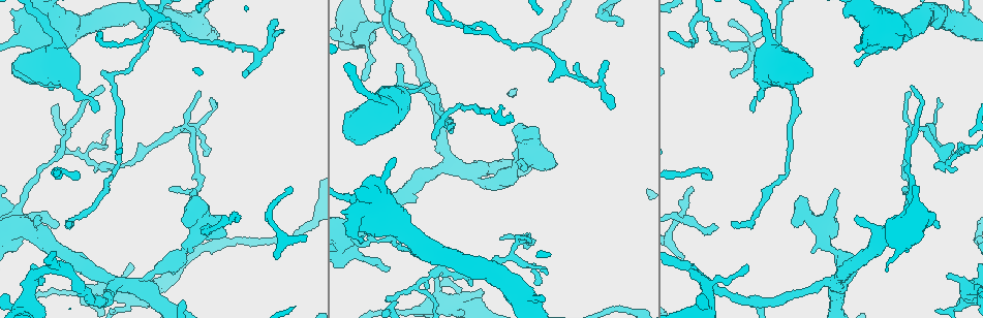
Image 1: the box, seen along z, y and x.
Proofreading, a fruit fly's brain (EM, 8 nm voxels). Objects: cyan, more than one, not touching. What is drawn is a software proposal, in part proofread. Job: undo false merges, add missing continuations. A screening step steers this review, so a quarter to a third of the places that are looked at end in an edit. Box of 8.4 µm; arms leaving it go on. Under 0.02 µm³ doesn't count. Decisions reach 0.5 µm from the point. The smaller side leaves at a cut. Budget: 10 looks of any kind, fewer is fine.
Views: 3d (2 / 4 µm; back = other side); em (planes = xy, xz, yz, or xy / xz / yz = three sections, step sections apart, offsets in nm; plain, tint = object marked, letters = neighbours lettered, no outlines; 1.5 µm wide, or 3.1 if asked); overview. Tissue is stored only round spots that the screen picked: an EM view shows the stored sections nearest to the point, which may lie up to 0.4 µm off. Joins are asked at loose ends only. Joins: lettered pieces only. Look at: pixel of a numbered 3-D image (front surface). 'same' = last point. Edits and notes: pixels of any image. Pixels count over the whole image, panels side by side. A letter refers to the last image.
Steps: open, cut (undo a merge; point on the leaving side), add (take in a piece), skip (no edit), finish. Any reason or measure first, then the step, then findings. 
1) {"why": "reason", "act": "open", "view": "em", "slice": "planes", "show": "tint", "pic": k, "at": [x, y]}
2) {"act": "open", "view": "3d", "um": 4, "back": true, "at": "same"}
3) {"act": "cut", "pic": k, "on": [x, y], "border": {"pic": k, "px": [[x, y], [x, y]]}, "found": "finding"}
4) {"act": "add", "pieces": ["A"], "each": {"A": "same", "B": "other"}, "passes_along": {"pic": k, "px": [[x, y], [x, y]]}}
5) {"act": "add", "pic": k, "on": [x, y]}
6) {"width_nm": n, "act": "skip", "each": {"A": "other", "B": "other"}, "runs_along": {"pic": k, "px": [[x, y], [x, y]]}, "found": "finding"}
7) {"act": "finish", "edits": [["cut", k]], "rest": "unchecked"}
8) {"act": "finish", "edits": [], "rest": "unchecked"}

{"act": "open", "view": "em", "slice": "planes", "show": "letters", "pic": 1, "at": [749, 108]}

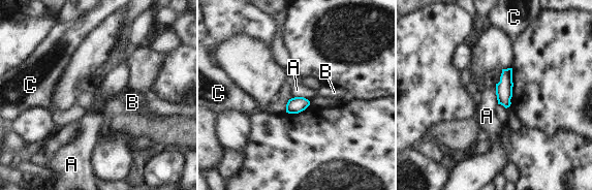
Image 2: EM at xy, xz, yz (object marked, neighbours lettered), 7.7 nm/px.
{"act": "skip", "each": {"A": "other", "B": "other", "C": "other"}, "border": {"pic": 2, "px": [[291, 97], [305, 97], [309, 101]]}, "found": "none of them fits"}

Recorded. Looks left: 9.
{"why": "free end", "act": "open", "view": "3d", "um": 2, "pic": 1, "at": [835, 188]}

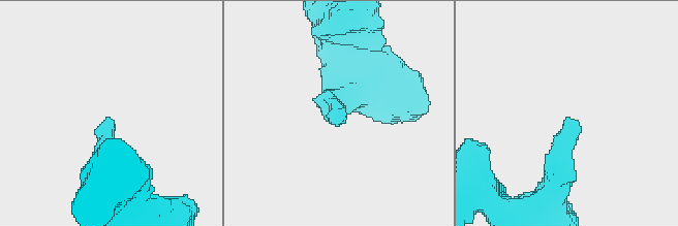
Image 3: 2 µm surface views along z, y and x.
{"act": "open", "view": "em", "slice": "xy", "step": 4, "show": "tint", "pic": 3, "at": [343, 112]}

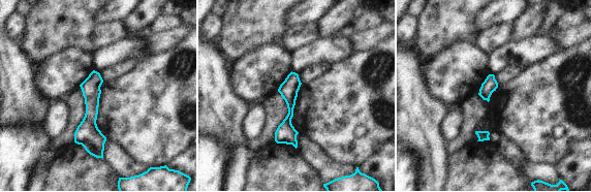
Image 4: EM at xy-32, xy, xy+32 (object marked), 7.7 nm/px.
{"why": "see the neighbours", "act": "open", "view": "em", "slice": "xy", "step": 4, "show": "letters", "at": "same"}

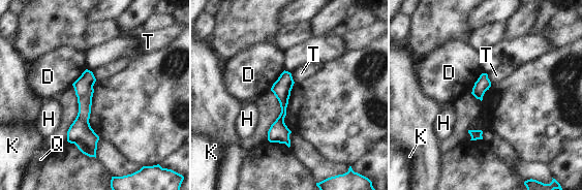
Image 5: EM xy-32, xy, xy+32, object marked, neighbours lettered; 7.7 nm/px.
{"act": "skip", "each": {"D": "other", "H": "other", "K": "other", "Q": "other", "T": "other"}, "runs_along": {"pic": 5, "px": [[87, 72], [84, 137], [93, 154]]}, "found": "no lettered piece goes on from it"}

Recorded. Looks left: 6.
{"why": "thin end", "act": "open", "view": "em", "slice": "planes", "show": "letters", "pic": 1, "at": [904, 189]}

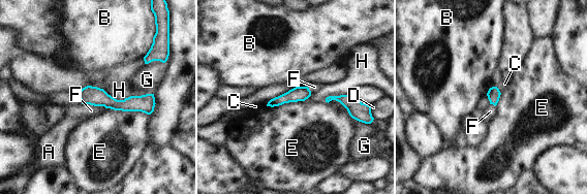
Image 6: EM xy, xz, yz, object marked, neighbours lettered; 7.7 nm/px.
{"act": "skip", "each": {"A": "other", "B": "other", "C": "other", "D": "other", "E": "other", "F": "other", "G": "other", "H": "other"}, "border": {"pic": 6, "px": [[304, 100], [273, 106], [266, 105]]}, "found": "none of them fits"}

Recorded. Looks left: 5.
{"why": "thin end", "act": "open", "view": "3d", "um": 2, "pic": 1, "at": [734, 221]}

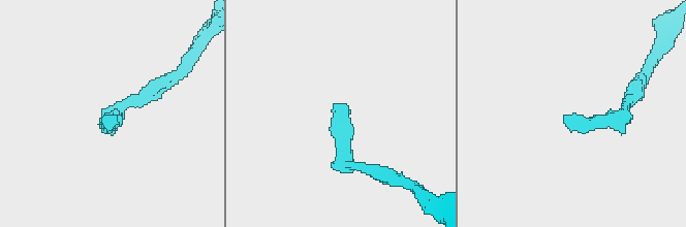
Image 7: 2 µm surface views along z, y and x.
{"act": "open", "view": "em", "slice": "xz", "step": 4, "show": "tint", "pic": 7, "at": [333, 106]}

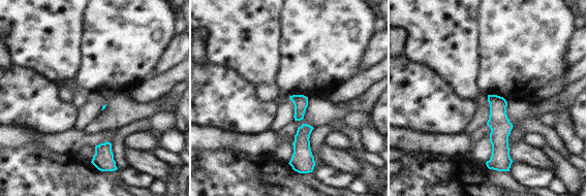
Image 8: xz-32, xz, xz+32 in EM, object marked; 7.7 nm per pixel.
{"why": "another direction", "act": "open", "view": "em", "slice": "yz", "step": 4, "show": "letters", "at": "same"}

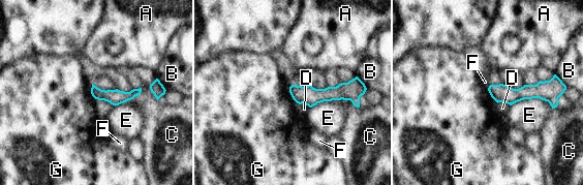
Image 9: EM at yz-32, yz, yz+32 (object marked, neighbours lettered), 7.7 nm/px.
{"act": "skip", "each": {"A": "other", "B": "other", "C": "other", "D": "other", "E": "other", "F": "other", "G": "other"}, "runs_along": {"pic": 9, "px": [[292, 89], [300, 94], [355, 90]]}, "found": "none of them fits"}

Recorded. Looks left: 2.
{"act": "finish", "edits": [], "rest": "unchecked"}

